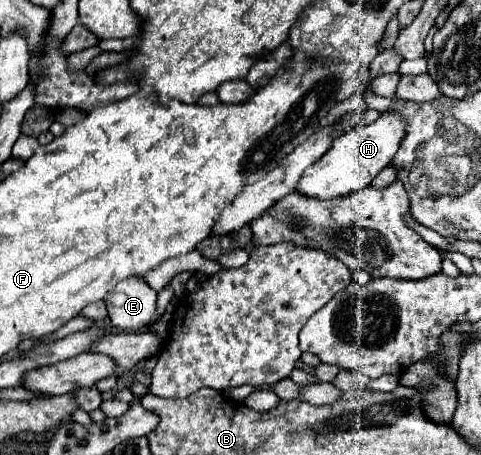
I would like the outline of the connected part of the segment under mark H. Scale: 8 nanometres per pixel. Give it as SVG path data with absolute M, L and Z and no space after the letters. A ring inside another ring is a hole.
M388 111L380 113L374 123L354 127L346 135L342 135L340 141L334 141L330 151L306 169L302 181L296 185L296 191L318 199L332 199L364 189L392 161L398 145L402 143L402 137L406 137L406 117Z

